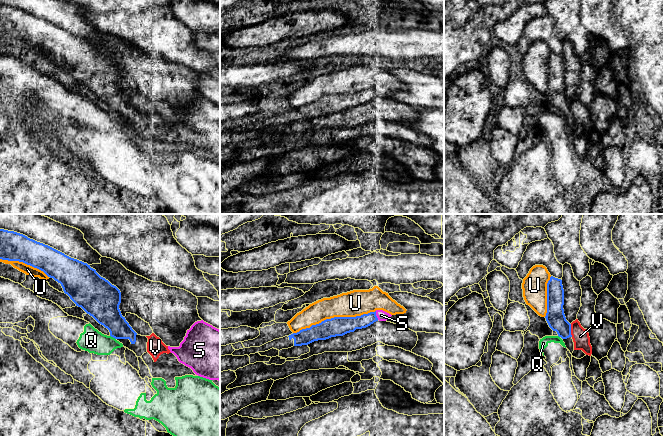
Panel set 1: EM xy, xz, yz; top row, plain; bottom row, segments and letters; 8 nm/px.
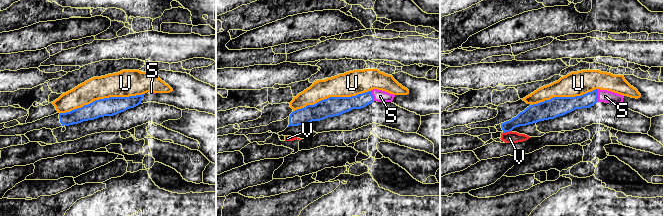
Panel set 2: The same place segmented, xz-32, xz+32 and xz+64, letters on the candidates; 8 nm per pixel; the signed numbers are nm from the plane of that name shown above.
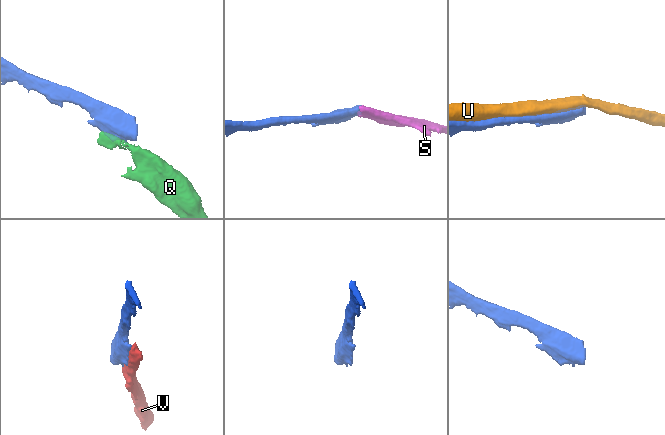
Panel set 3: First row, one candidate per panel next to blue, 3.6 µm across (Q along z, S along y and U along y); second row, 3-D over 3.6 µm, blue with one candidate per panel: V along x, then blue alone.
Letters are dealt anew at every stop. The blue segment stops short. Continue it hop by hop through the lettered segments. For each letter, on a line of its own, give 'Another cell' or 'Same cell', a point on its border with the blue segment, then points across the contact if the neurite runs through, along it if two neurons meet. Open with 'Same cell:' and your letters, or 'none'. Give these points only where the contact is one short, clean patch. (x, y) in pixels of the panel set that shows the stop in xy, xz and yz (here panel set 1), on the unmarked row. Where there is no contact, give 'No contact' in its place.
Same cell: S
Q: Another cell. Touches blue at xy (113, 113). Boundary: xy (110, 111), (115, 115)
S: Same cell. Touches blue at xz (375, 91)
U: Another cell. Touches blue at xz (334, 93)
V: Another cell. Touches blue at yz (570, 106)

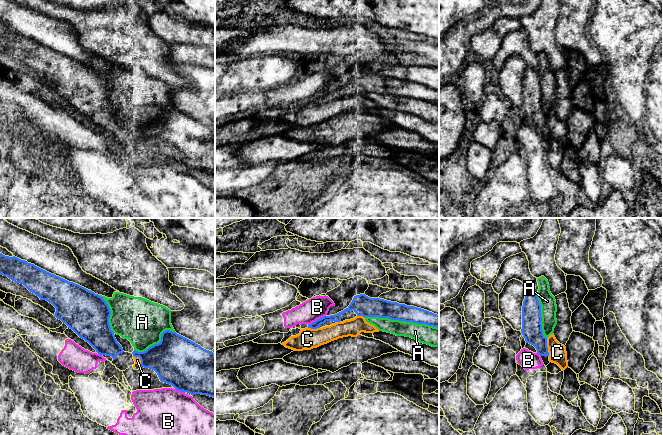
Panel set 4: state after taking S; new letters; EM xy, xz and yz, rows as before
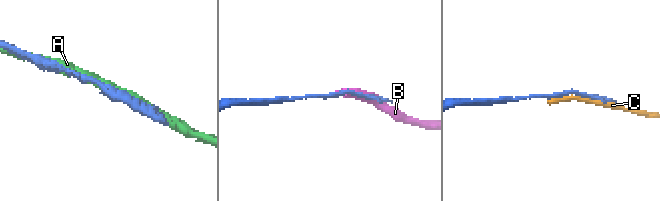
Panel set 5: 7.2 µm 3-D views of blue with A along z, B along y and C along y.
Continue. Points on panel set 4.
Same cell: none
A: Another cell. Touches blue at xz (401, 96)
B: Another cell. Touches blue at xz (316, 96). Boundary: xz (325, 91), (308, 101)
C: Another cell. Touches blue at yz (547, 123)

